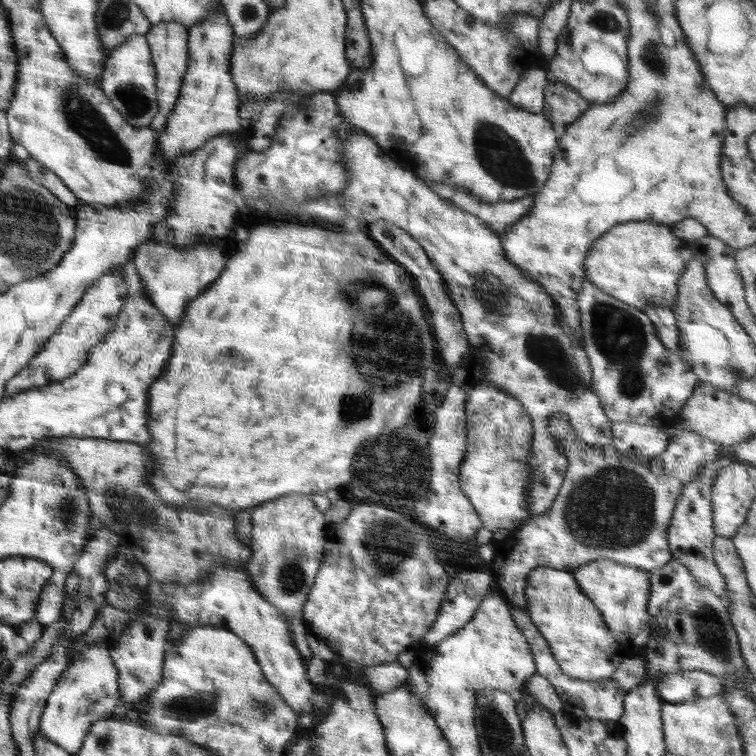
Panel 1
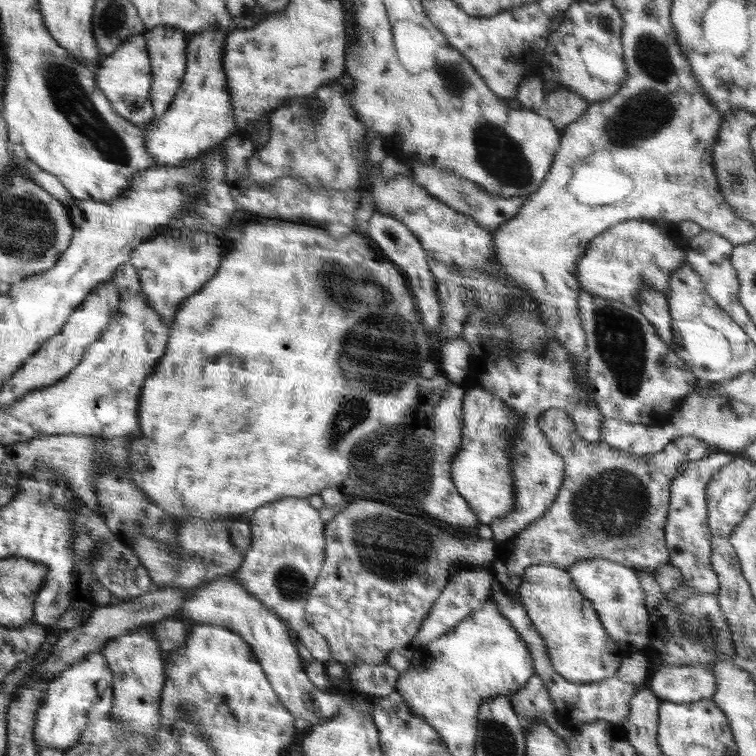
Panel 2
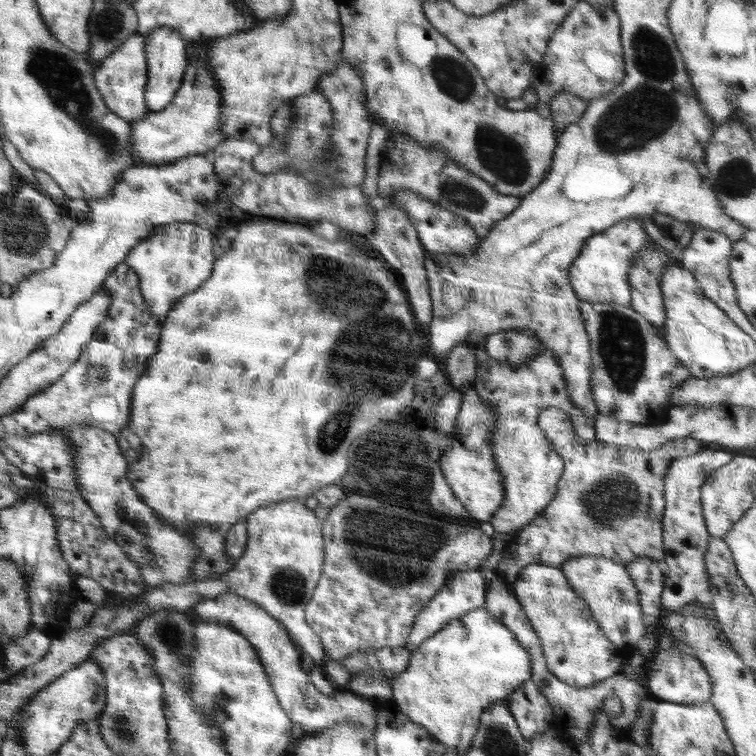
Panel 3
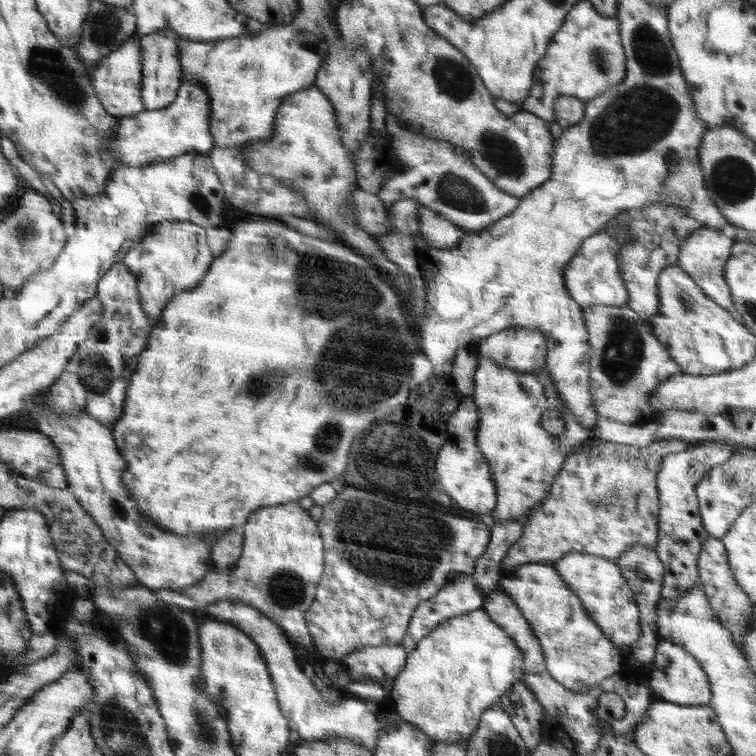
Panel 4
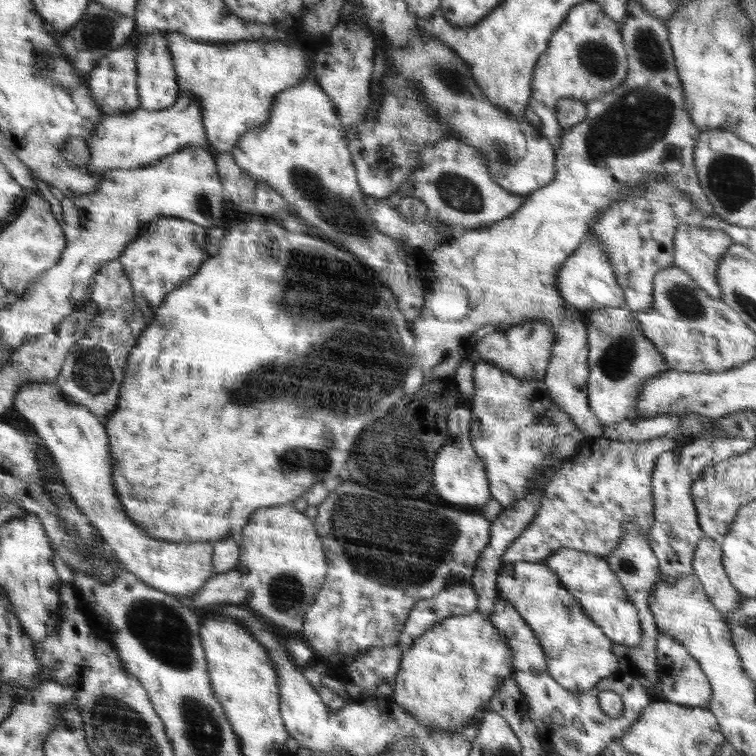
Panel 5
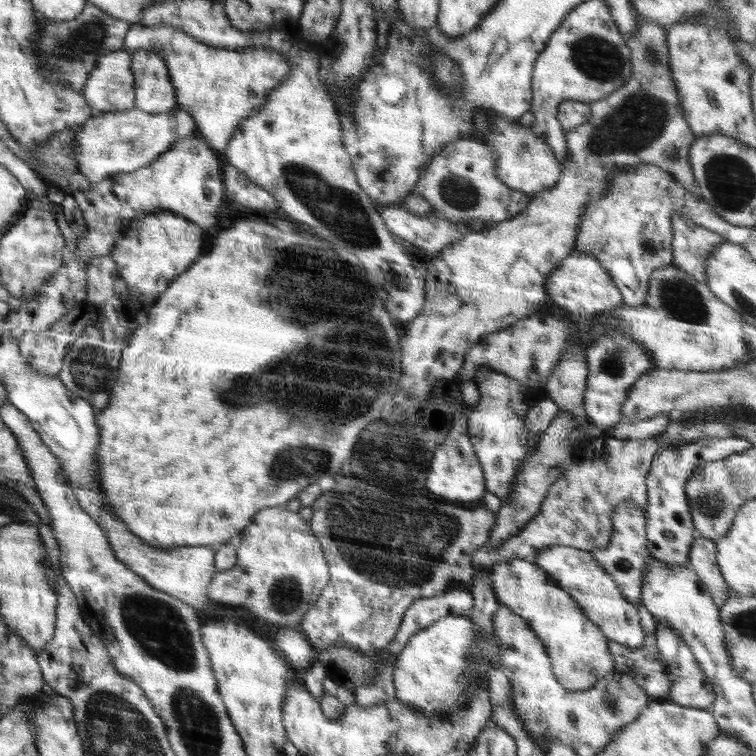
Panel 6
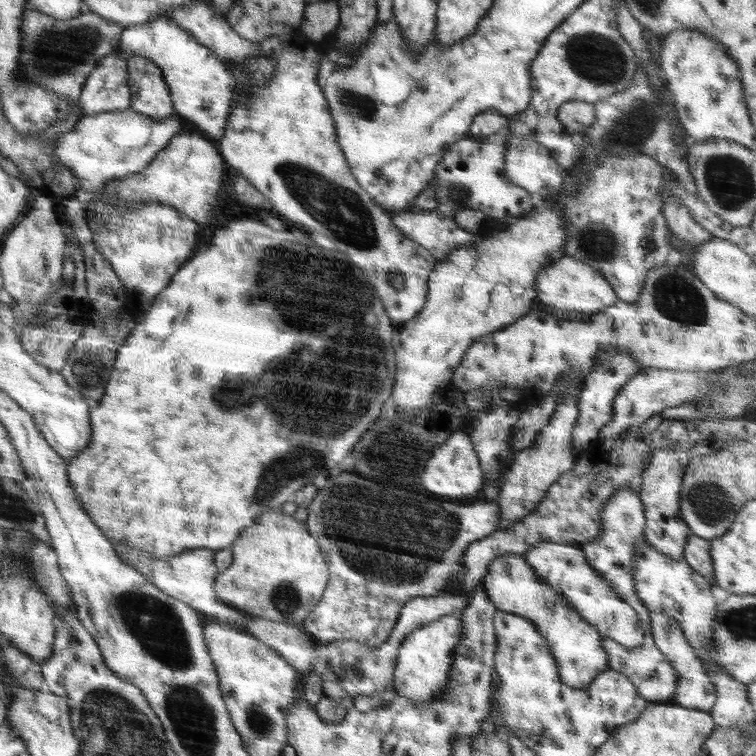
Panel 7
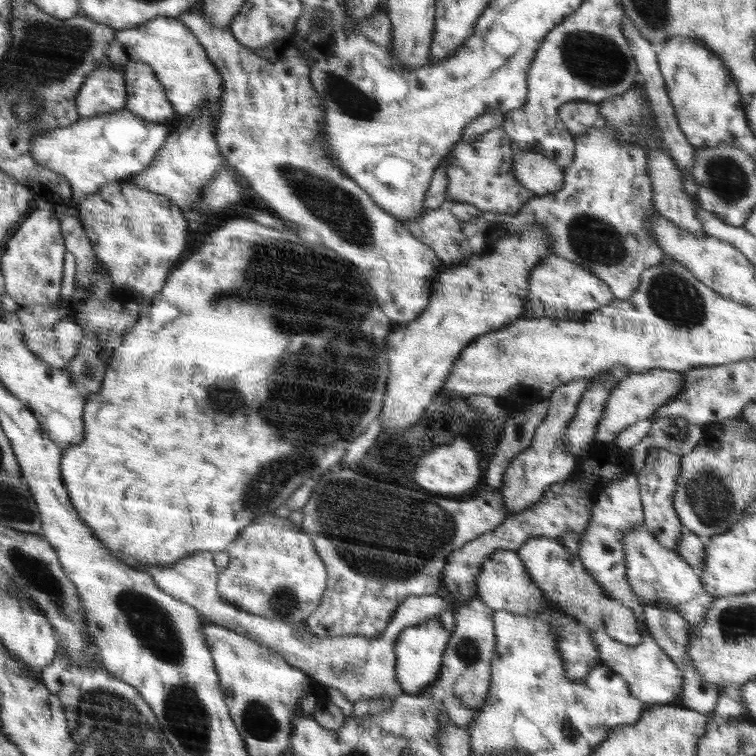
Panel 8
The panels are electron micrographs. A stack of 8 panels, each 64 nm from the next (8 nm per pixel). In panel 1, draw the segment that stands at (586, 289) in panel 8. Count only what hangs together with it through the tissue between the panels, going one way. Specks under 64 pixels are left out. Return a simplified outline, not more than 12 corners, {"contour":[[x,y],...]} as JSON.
{"contour":[[617,224],[585,281],[642,311],[673,308],[693,253],[669,226]]}

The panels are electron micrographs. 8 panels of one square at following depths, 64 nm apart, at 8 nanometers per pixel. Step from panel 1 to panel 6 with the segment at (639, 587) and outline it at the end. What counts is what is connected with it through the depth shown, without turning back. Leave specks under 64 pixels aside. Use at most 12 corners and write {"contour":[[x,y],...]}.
{"contour":[[588,552],[532,560],[613,642],[644,643],[639,611]]}

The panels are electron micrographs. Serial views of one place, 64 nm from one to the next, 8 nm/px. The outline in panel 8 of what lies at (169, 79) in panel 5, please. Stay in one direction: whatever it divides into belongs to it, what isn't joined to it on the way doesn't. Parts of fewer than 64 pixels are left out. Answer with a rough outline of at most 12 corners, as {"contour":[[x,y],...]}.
{"contour":[[125,66],[125,109],[149,123],[178,117],[151,66]]}

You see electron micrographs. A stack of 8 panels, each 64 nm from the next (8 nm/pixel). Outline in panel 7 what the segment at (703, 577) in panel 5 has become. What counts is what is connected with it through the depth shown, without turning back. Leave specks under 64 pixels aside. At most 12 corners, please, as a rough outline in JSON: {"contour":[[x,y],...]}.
{"contour":[[690,532],[683,559],[713,585],[711,539]]}

